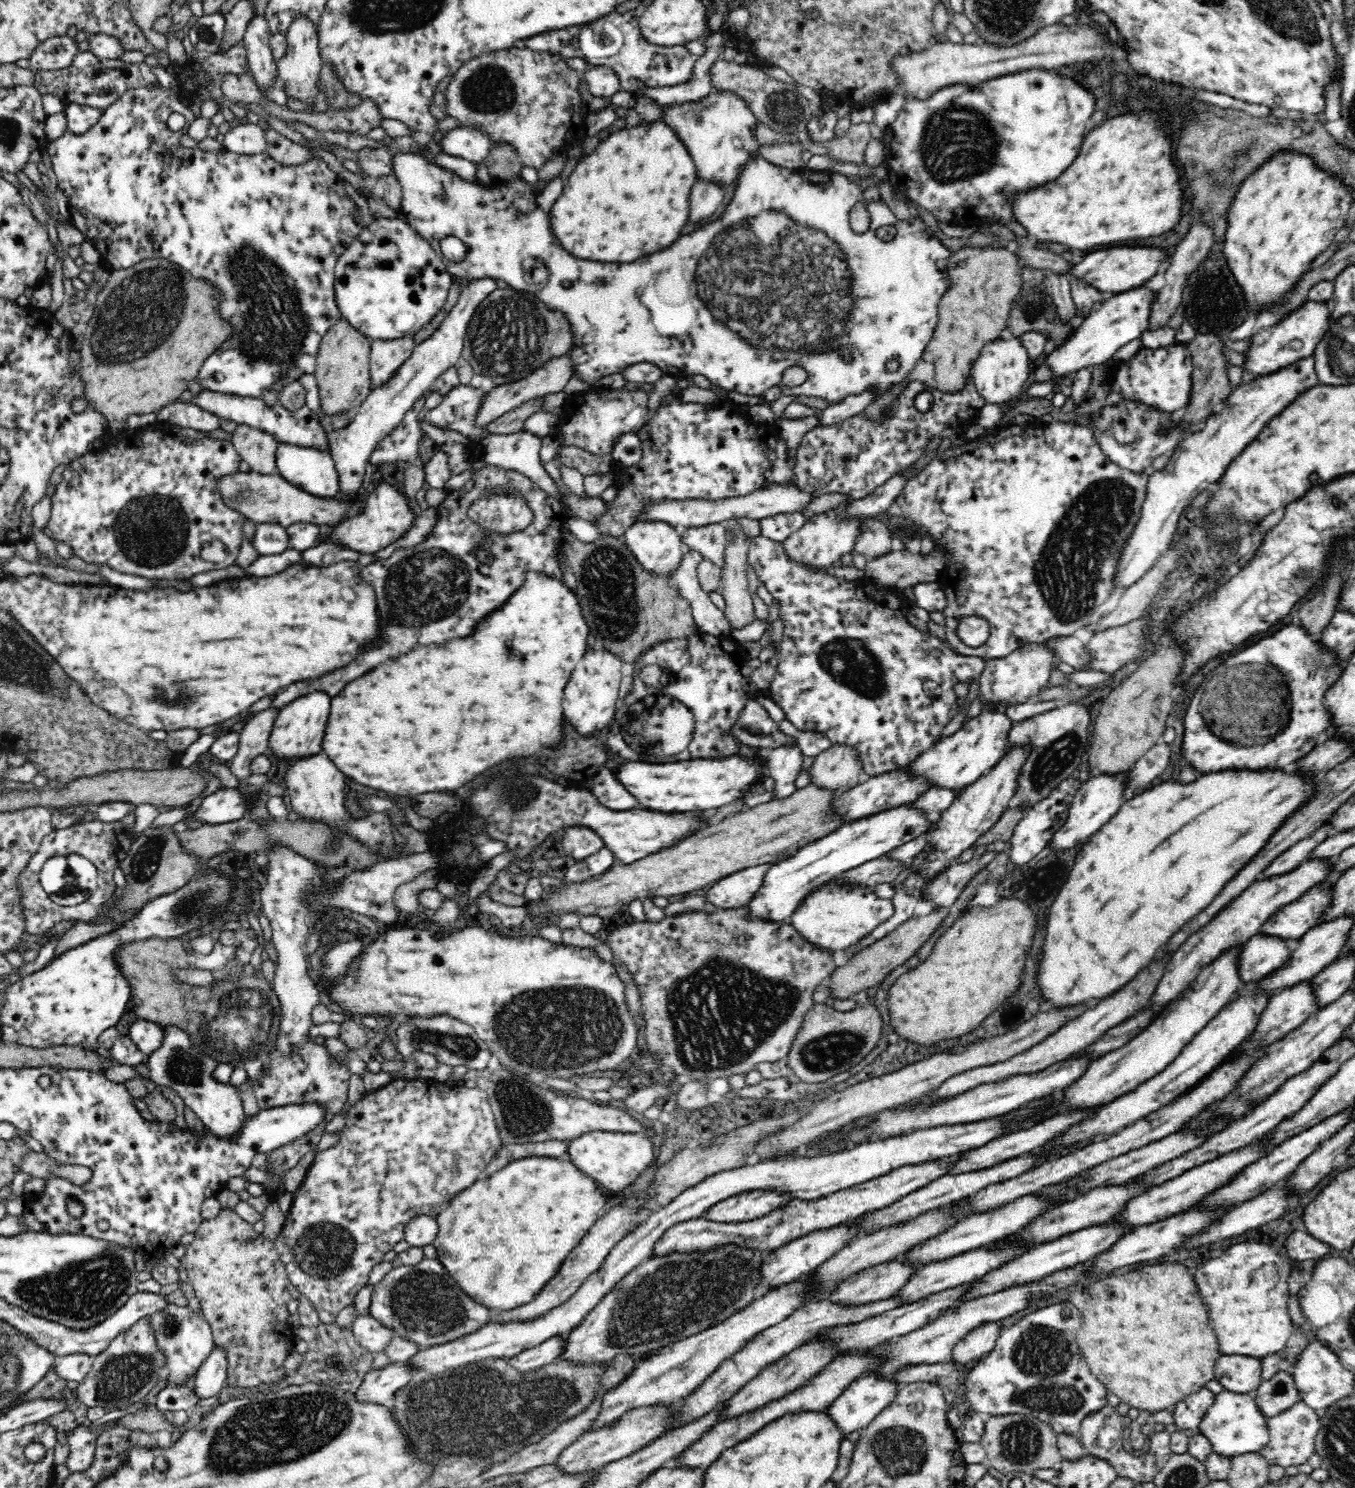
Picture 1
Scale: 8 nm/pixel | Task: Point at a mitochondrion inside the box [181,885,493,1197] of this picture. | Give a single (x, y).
(240, 1020)

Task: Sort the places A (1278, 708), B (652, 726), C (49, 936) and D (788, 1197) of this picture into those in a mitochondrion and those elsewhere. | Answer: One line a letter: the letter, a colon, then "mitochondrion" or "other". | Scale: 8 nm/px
A: mitochondrion
B: mitochondrion
C: other
D: other

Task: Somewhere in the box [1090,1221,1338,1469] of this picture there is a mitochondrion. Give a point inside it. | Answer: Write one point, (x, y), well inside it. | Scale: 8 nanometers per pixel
(1278, 1388)

